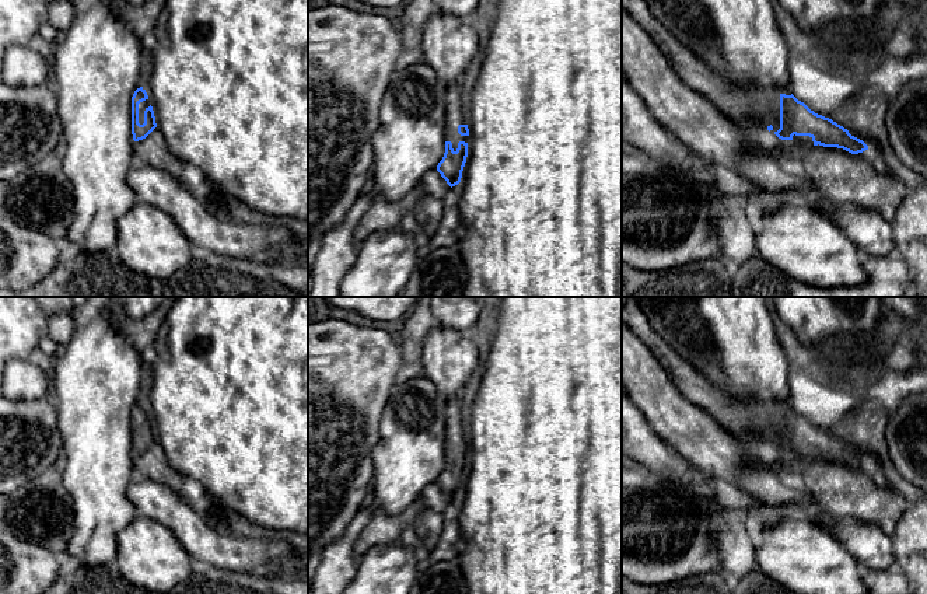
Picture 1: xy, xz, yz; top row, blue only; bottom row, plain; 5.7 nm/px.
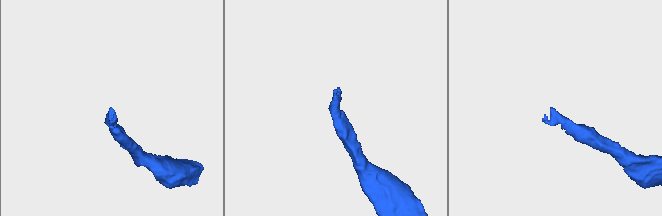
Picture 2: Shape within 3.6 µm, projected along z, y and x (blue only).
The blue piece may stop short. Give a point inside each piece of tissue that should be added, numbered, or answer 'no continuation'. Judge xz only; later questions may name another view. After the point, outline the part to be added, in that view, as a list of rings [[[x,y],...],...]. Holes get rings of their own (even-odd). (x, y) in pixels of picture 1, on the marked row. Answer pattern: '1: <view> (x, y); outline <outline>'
1: xz (454, 118); outline [[[461,84],[447,85],[445,101],[447,101],[445,141],[451,141],[454,151],[456,151],[459,141],[469,143],[469,136],[461,136],[458,133],[458,126],[466,125],[462,116],[462,87]]]

